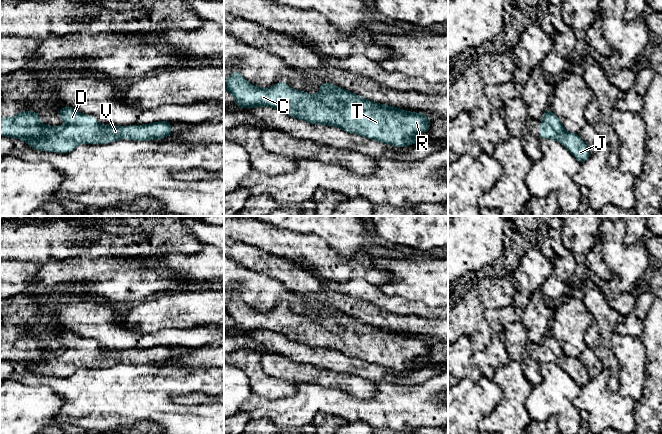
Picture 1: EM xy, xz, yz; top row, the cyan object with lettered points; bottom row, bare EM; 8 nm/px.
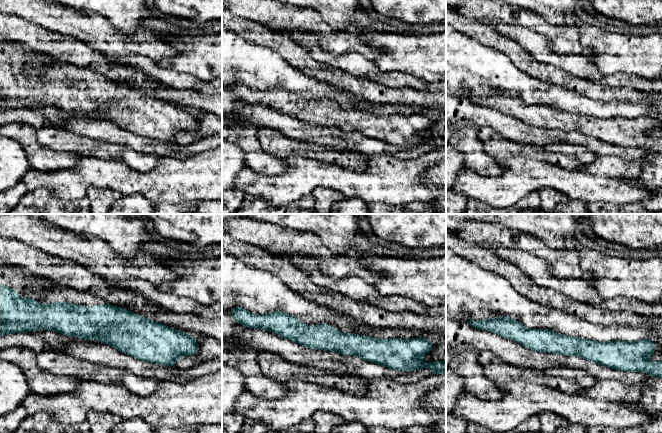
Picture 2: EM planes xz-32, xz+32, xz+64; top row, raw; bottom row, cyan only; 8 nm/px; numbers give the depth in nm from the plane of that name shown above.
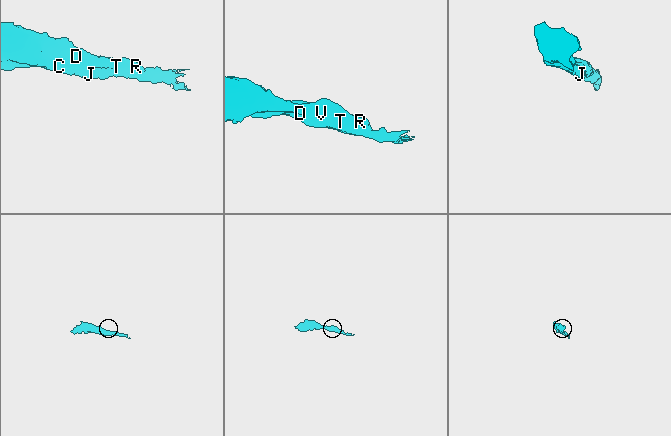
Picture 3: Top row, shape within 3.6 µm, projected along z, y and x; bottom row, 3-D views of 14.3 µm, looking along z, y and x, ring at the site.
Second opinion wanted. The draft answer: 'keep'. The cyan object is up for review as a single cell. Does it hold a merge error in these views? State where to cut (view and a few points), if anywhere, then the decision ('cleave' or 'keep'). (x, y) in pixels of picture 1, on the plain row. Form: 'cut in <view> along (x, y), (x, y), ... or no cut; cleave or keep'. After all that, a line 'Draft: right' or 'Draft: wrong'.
no cut; keep
Draft: right

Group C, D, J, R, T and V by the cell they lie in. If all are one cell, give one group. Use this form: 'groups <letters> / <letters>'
groups C D J R T V

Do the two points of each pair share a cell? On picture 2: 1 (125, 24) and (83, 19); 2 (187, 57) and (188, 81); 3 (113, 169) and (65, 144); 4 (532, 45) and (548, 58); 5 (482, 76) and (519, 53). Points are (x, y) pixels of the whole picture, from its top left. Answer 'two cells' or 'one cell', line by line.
1: two cells
2: two cells
3: two cells
4: one cell
5: two cells

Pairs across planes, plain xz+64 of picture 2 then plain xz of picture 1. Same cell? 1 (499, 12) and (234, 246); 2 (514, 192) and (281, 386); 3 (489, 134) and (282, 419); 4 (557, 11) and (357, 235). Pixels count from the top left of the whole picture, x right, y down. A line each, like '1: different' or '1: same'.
1: different
2: different
3: different
4: same

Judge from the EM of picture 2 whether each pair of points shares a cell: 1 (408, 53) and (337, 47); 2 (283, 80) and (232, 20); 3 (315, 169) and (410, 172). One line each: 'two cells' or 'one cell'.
1: two cells
2: two cells
3: one cell

